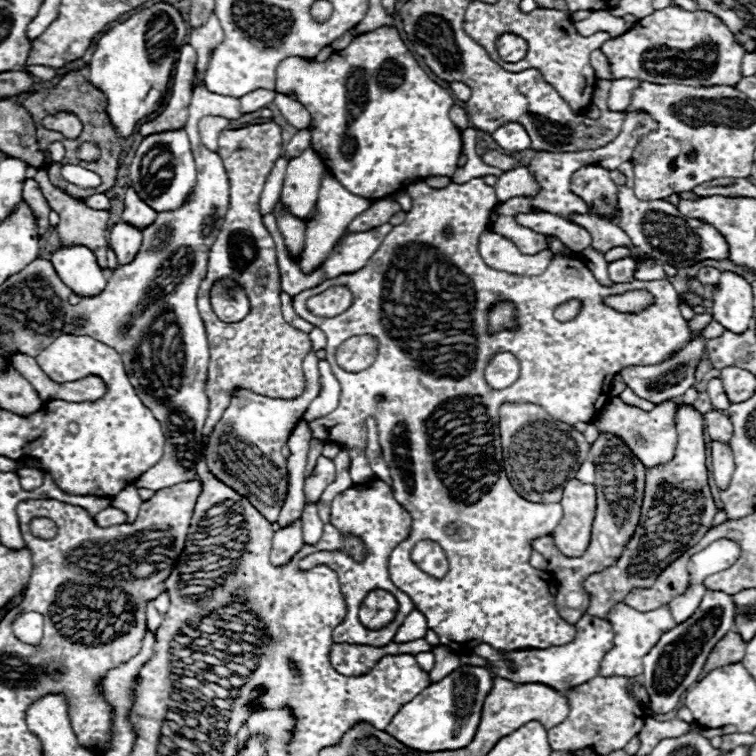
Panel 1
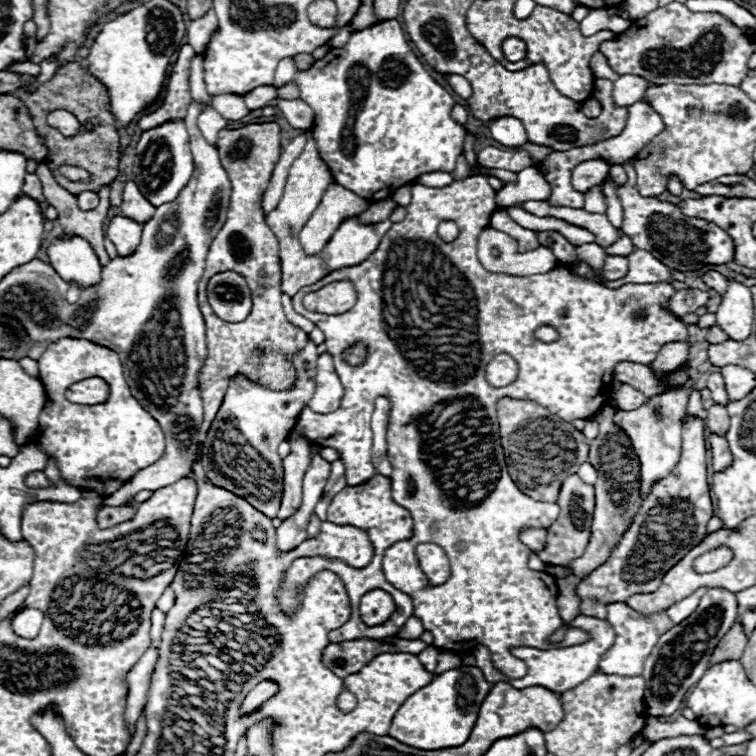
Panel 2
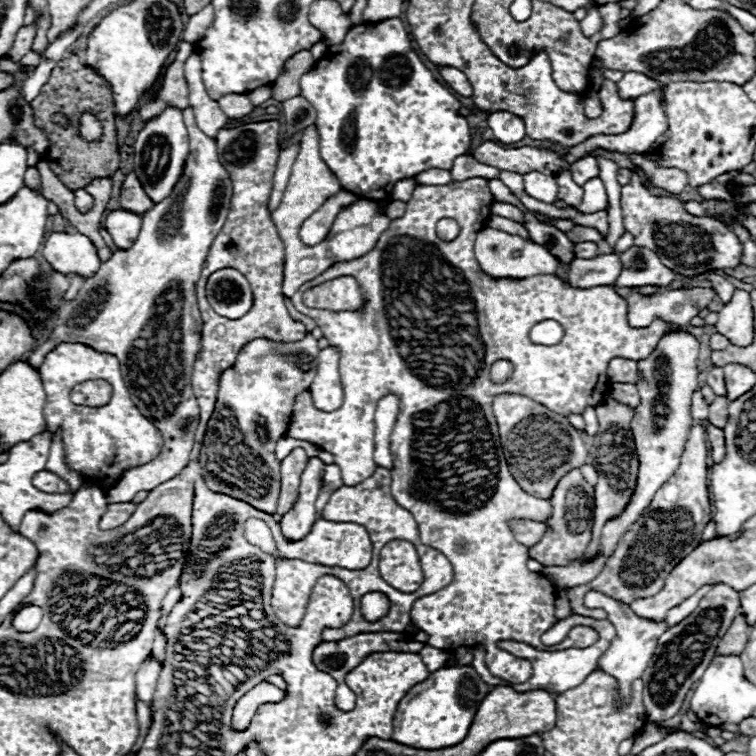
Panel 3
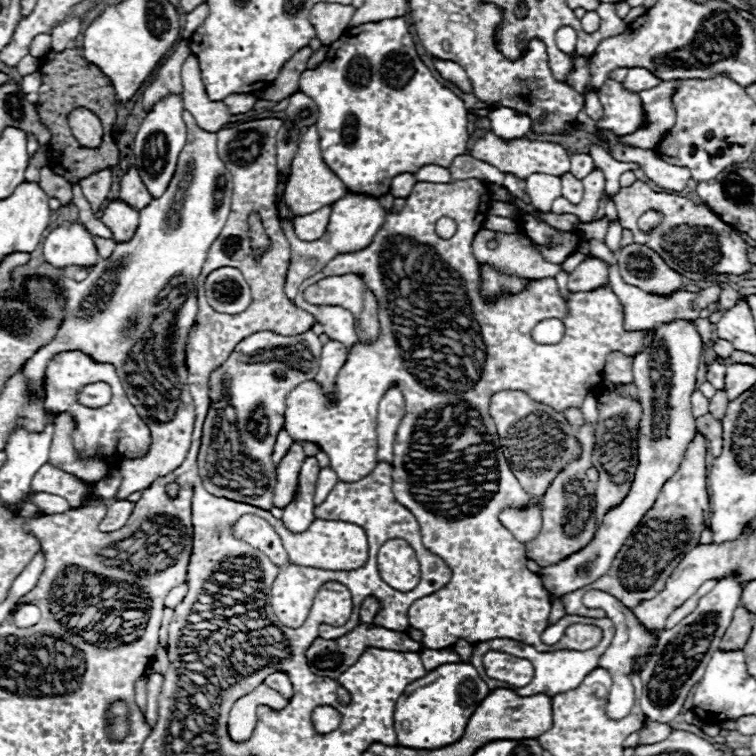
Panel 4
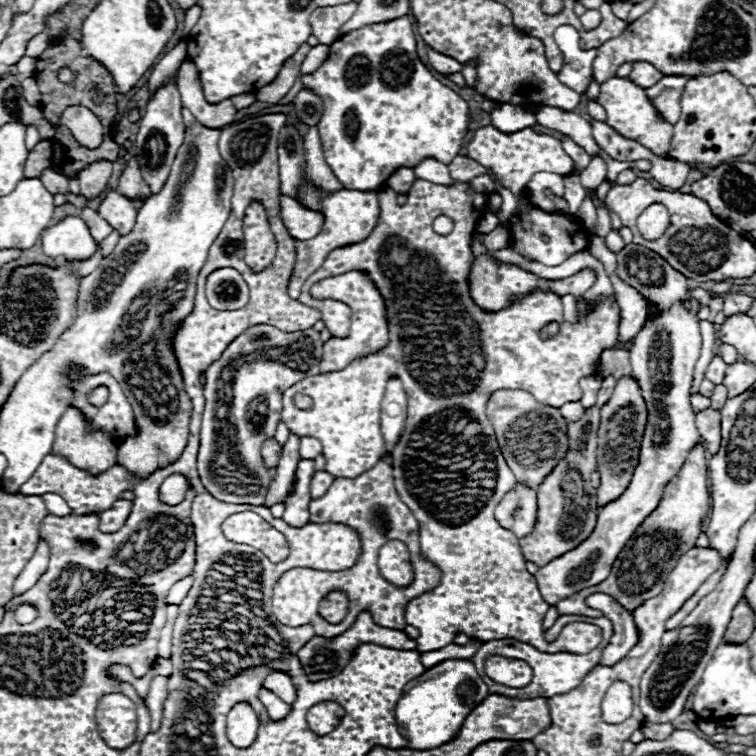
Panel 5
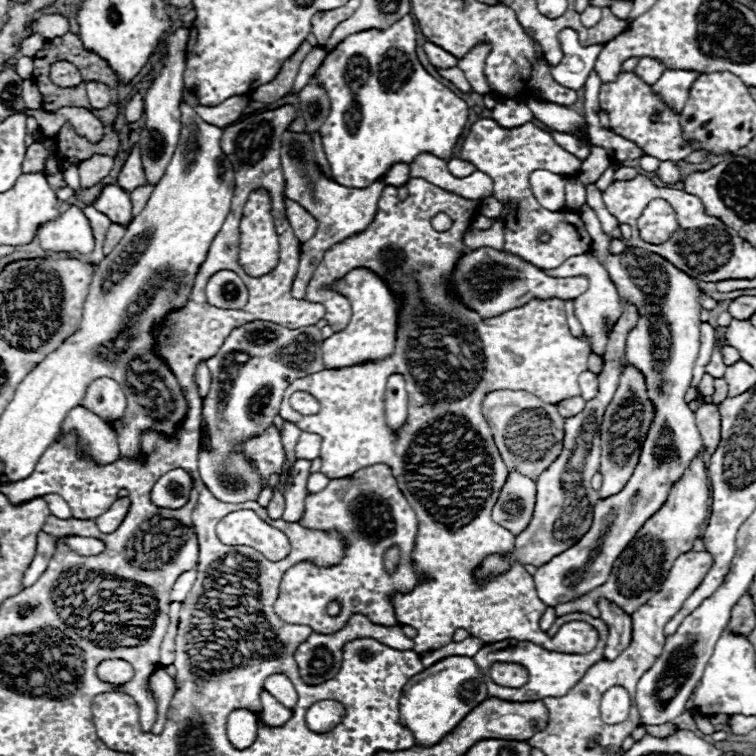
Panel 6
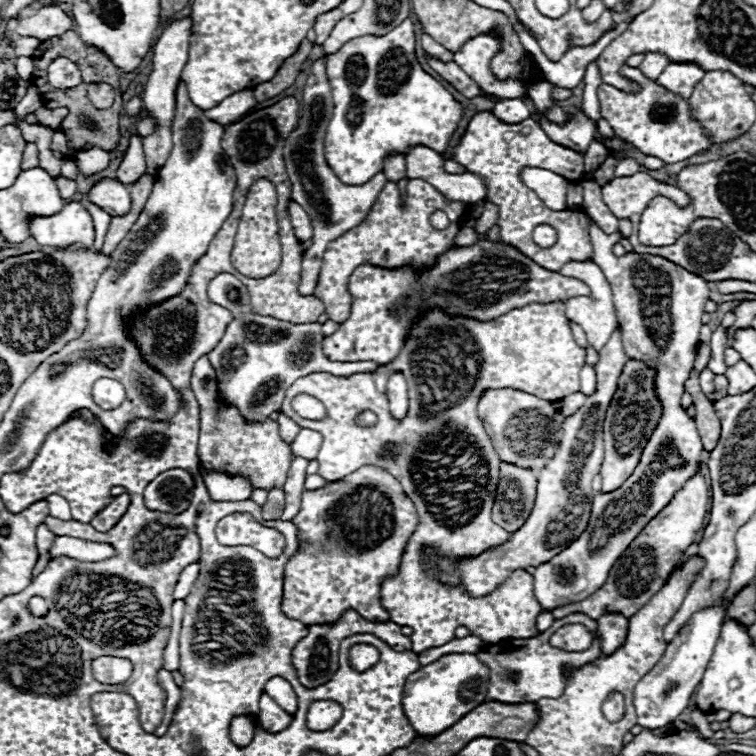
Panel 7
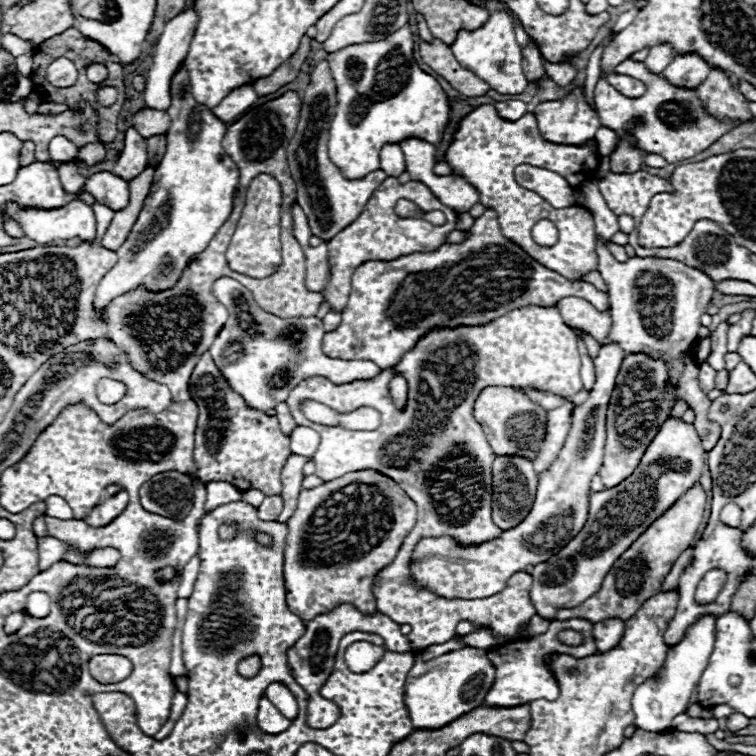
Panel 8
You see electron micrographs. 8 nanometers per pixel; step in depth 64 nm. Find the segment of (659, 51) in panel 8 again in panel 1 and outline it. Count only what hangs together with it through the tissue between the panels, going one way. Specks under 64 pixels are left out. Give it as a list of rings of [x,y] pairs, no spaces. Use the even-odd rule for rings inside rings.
[[[622,78],[622,80],[612,80],[610,94],[608,94],[608,108],[612,112],[622,112],[630,106],[632,100],[632,90],[638,86],[638,80]]]

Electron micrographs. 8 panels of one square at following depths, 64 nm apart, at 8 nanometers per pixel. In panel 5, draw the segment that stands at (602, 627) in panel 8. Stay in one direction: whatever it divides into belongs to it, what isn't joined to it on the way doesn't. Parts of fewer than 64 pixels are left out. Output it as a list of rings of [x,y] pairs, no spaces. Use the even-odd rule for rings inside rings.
[[[602,592],[590,594],[586,598],[586,606],[602,610],[602,614],[614,624],[612,640],[602,652],[602,660],[600,660],[604,666],[614,666],[638,644],[638,628],[634,616],[630,610],[622,608],[622,604],[618,604],[612,596]]]

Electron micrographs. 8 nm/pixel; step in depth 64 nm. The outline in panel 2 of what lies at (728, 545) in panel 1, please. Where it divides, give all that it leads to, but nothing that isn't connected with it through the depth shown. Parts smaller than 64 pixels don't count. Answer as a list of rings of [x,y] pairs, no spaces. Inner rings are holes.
[[[722,546],[722,548],[714,548],[714,550],[698,556],[694,560],[694,568],[700,574],[714,572],[714,570],[726,566],[730,560],[732,560],[732,551],[726,546]],[[698,588],[698,590],[692,592],[690,596],[686,596],[684,600],[672,604],[672,606],[668,608],[668,616],[670,616],[670,620],[674,620],[674,624],[680,624],[682,620],[686,620],[686,618],[698,608],[700,598],[704,596],[704,592],[706,592],[706,588]]]

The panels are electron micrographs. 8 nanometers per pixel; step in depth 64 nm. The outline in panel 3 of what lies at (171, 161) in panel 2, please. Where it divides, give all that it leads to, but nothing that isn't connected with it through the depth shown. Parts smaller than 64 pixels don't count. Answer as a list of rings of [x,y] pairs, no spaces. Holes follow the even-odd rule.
[[[168,108],[162,116],[150,120],[138,134],[134,144],[134,172],[142,182],[142,188],[154,202],[162,202],[168,198],[176,186],[176,182],[184,174],[186,158],[188,158],[188,132],[182,120],[182,112],[176,108]]]

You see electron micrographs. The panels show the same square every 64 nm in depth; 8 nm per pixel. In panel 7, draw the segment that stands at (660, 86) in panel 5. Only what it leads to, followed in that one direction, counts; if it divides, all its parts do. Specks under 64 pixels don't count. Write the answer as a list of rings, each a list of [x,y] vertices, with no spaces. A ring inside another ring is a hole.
[[[668,64],[668,68],[662,72],[662,76],[658,76],[656,82],[668,92],[688,100],[698,80],[702,80],[702,74],[704,72],[696,64]]]

